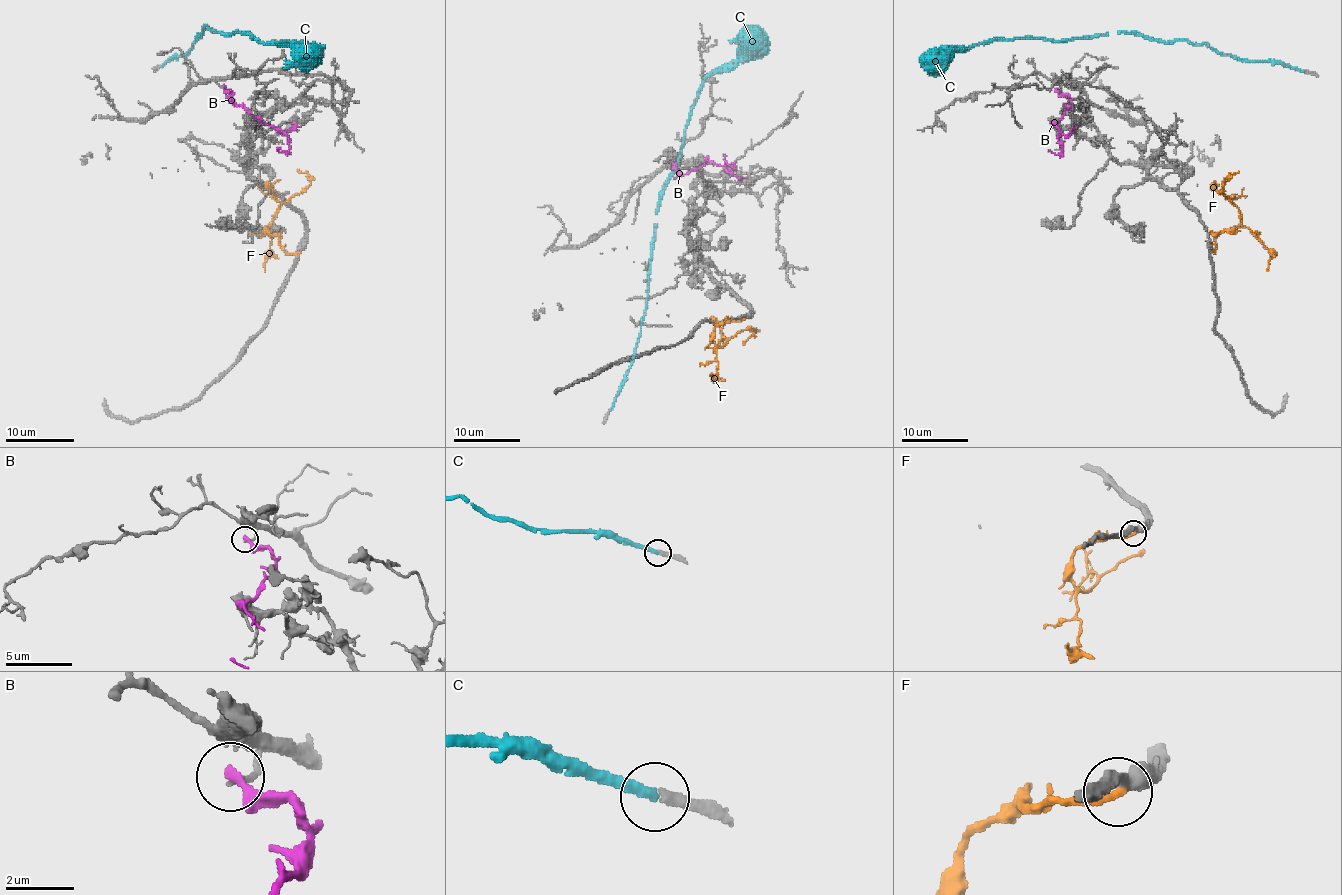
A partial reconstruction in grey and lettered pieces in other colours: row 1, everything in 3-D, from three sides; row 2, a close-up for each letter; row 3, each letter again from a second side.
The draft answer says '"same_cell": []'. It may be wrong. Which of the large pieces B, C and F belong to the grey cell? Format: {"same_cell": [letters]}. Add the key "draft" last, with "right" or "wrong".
{"same_cell": ["C"], "draft": "wrong"}

